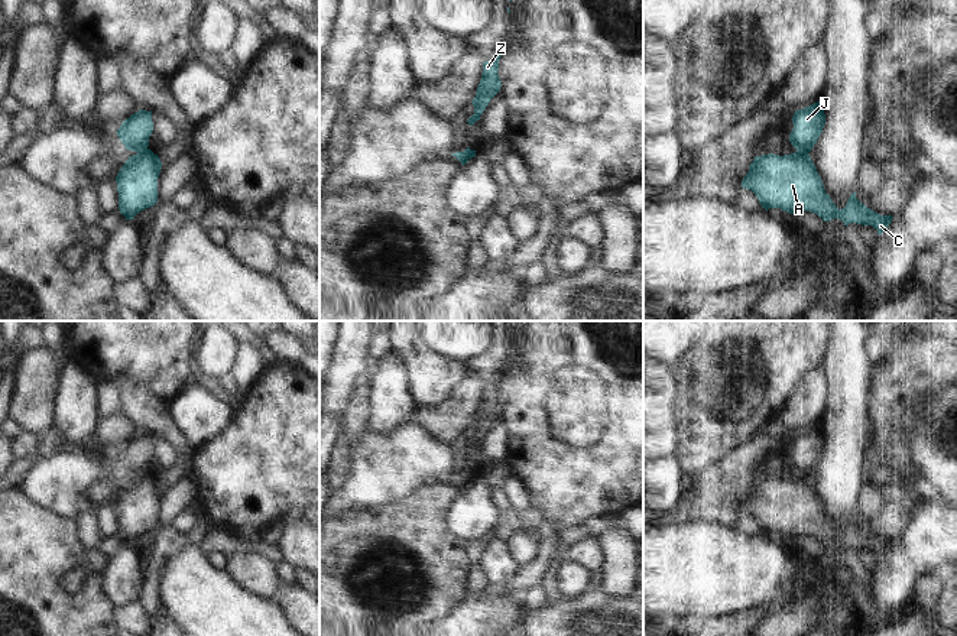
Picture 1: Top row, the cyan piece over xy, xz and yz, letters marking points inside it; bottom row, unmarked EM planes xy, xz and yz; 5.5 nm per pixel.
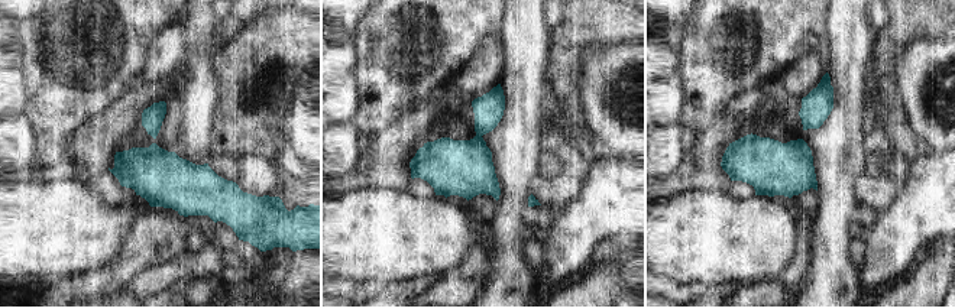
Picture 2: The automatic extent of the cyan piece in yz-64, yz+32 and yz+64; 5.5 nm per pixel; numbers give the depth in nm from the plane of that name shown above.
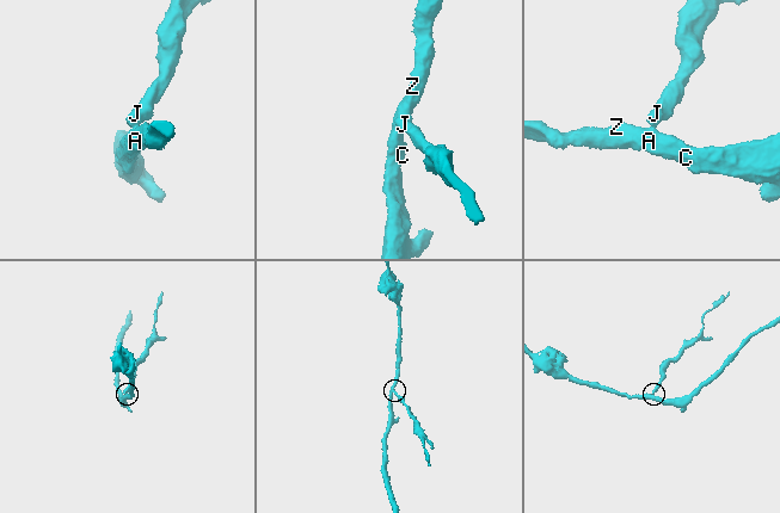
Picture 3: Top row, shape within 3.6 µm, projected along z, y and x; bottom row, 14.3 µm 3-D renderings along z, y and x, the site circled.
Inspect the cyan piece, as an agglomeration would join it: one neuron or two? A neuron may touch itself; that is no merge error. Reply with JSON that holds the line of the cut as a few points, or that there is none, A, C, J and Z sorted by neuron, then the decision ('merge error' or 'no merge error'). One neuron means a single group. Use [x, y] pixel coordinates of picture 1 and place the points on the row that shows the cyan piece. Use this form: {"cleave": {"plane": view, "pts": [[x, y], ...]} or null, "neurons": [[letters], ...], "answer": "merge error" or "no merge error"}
{"cleave": {"plane": "yz", "pts": [[797, 149], [803, 149], [807, 153]]}, "neurons": [["A", "C", "Z"], ["J"]], "answer": "merge error"}

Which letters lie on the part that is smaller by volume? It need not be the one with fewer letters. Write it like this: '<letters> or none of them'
J

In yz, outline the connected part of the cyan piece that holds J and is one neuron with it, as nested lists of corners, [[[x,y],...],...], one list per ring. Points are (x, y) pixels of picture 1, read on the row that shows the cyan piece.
[[[823,101],[814,103],[792,116],[794,129],[789,142],[797,150],[811,152],[825,124]]]

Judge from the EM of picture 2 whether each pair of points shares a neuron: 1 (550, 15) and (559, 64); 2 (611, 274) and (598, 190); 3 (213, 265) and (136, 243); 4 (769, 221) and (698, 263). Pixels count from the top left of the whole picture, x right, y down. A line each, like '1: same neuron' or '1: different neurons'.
1: different neurons
2: different neurons
3: different neurons
4: same neuron

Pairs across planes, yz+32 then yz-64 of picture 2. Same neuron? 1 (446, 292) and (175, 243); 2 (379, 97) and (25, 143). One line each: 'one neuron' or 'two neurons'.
1: two neurons
2: two neurons

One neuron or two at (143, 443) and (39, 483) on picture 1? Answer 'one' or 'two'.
one

